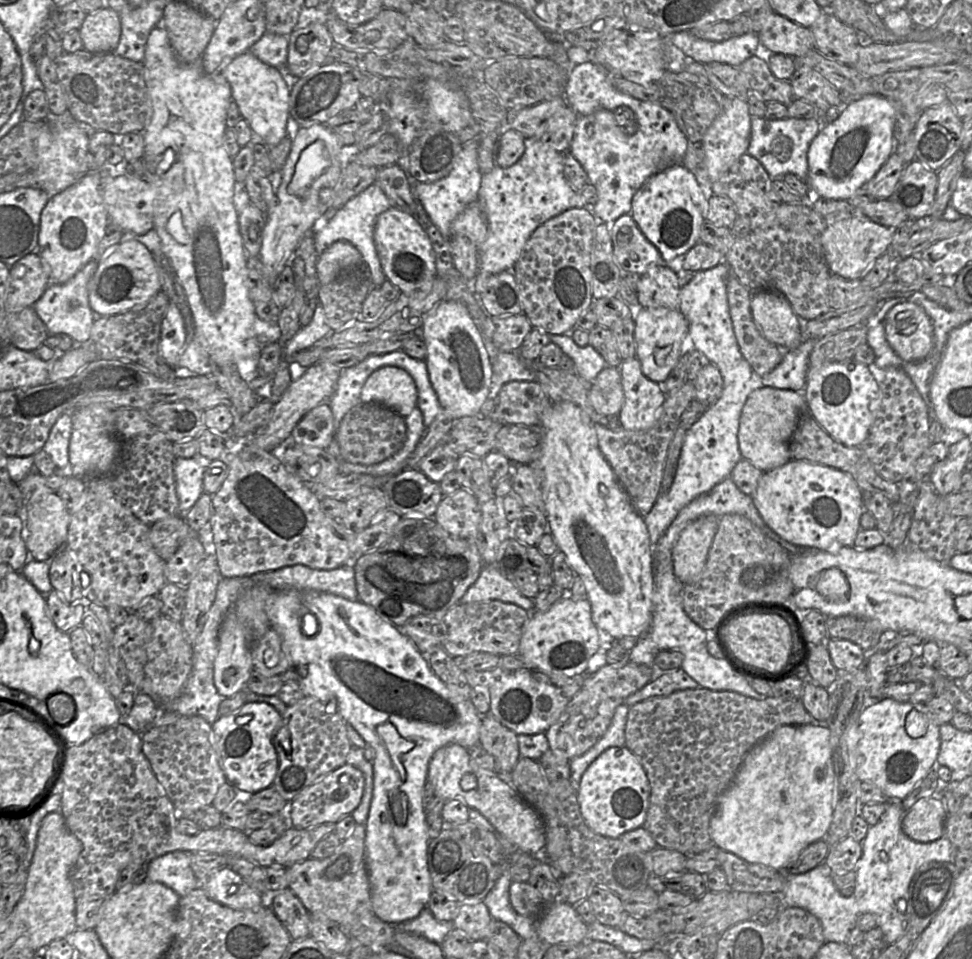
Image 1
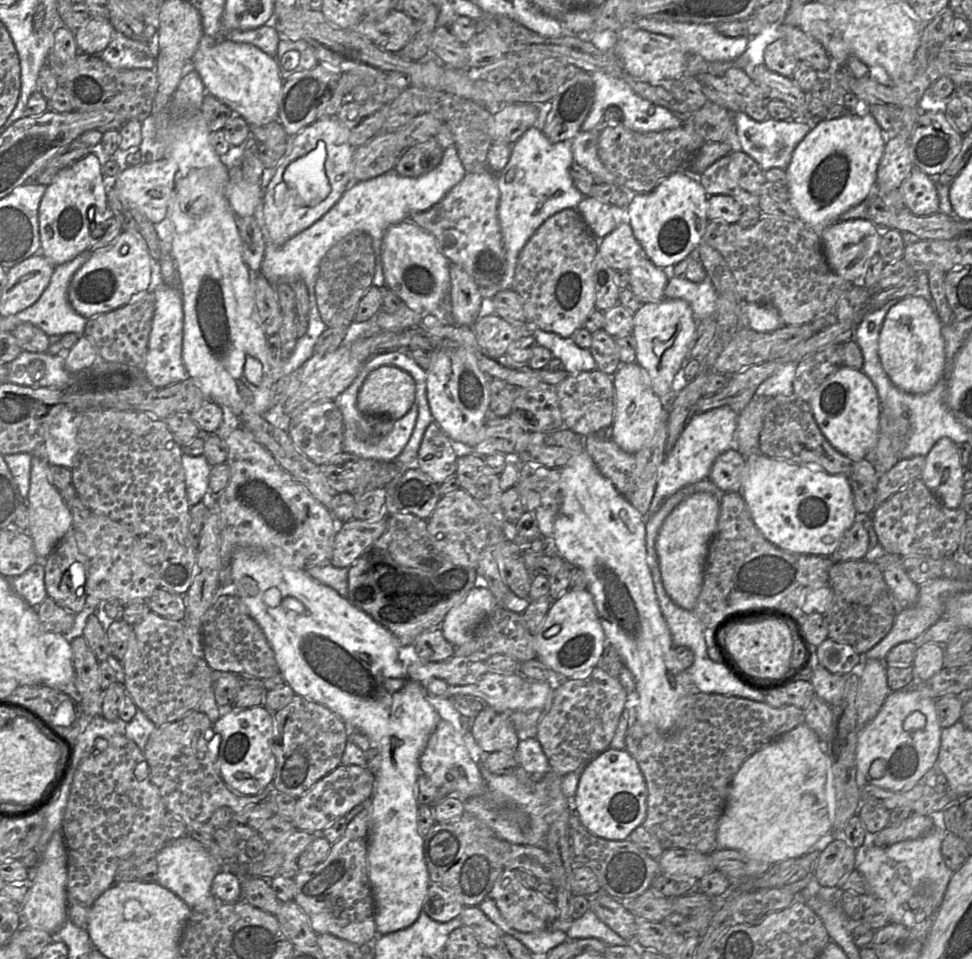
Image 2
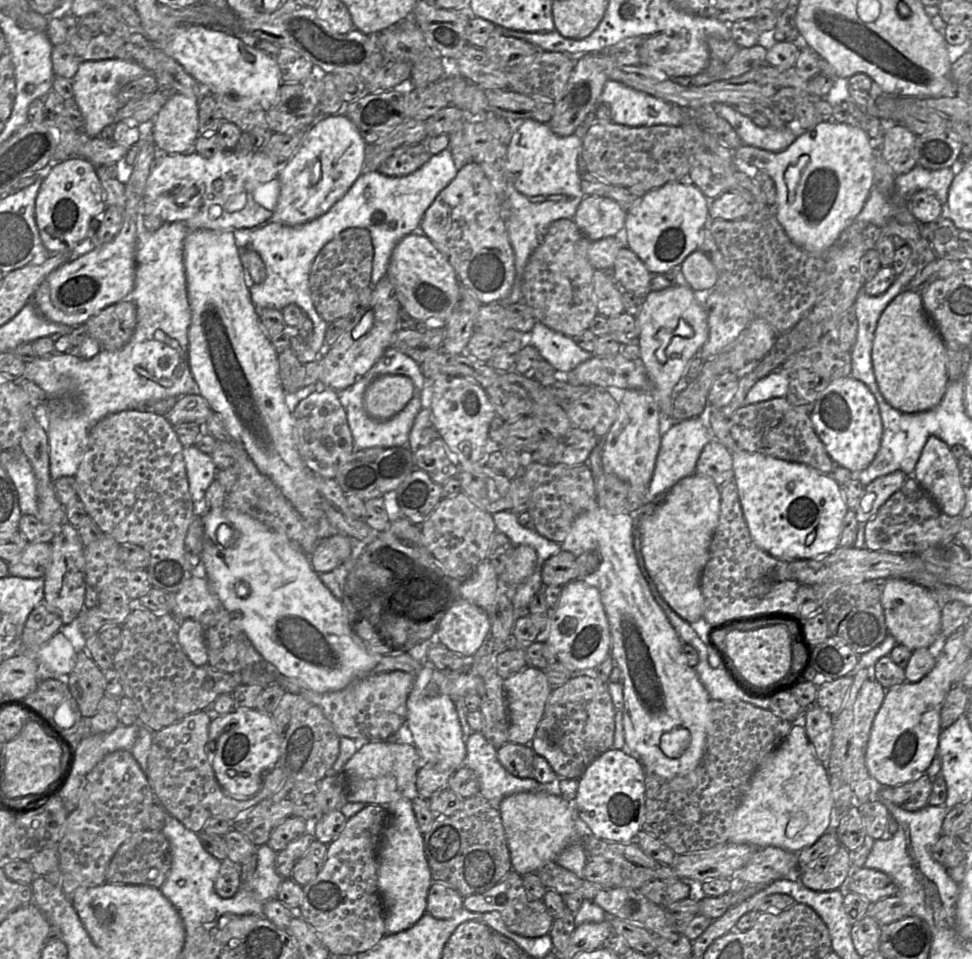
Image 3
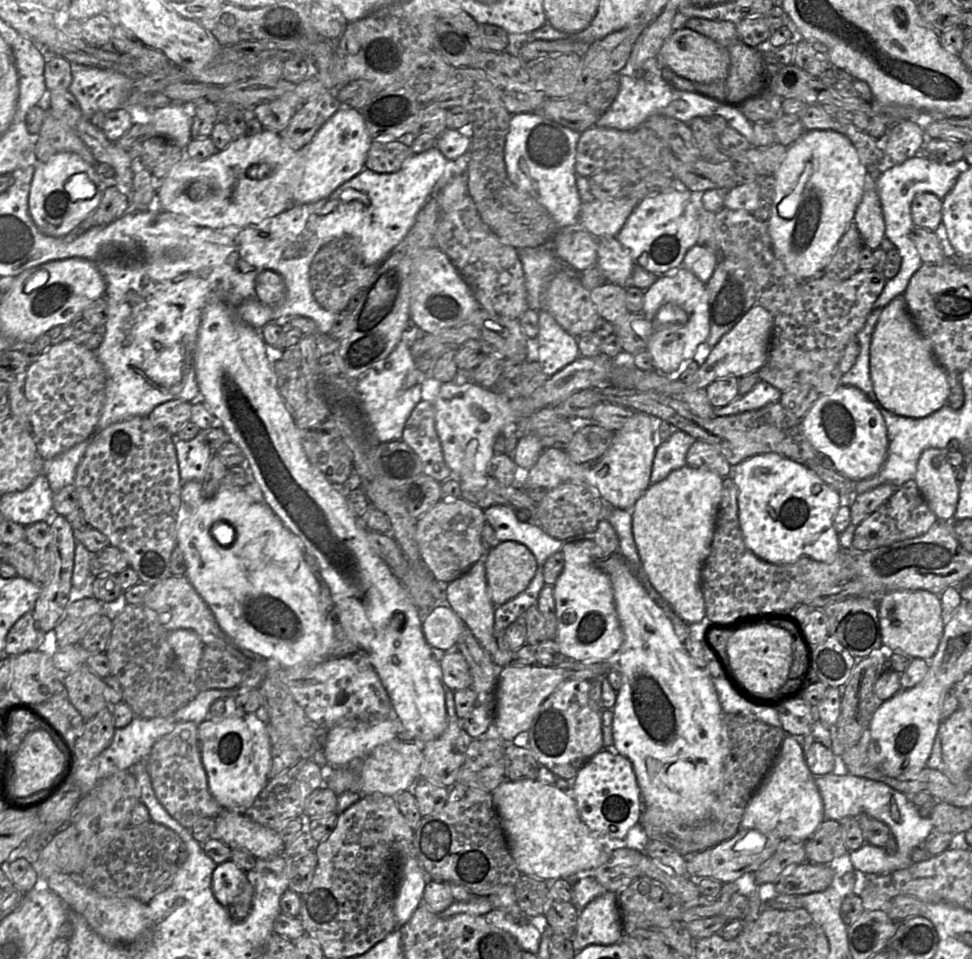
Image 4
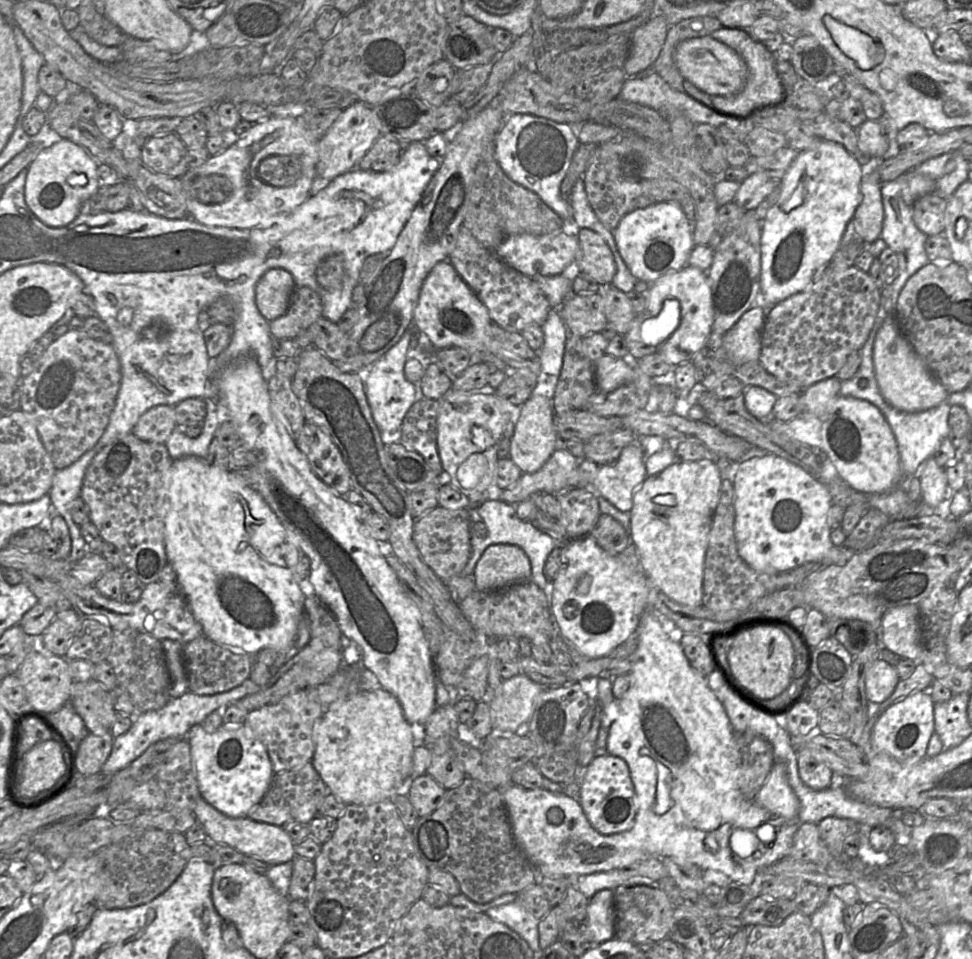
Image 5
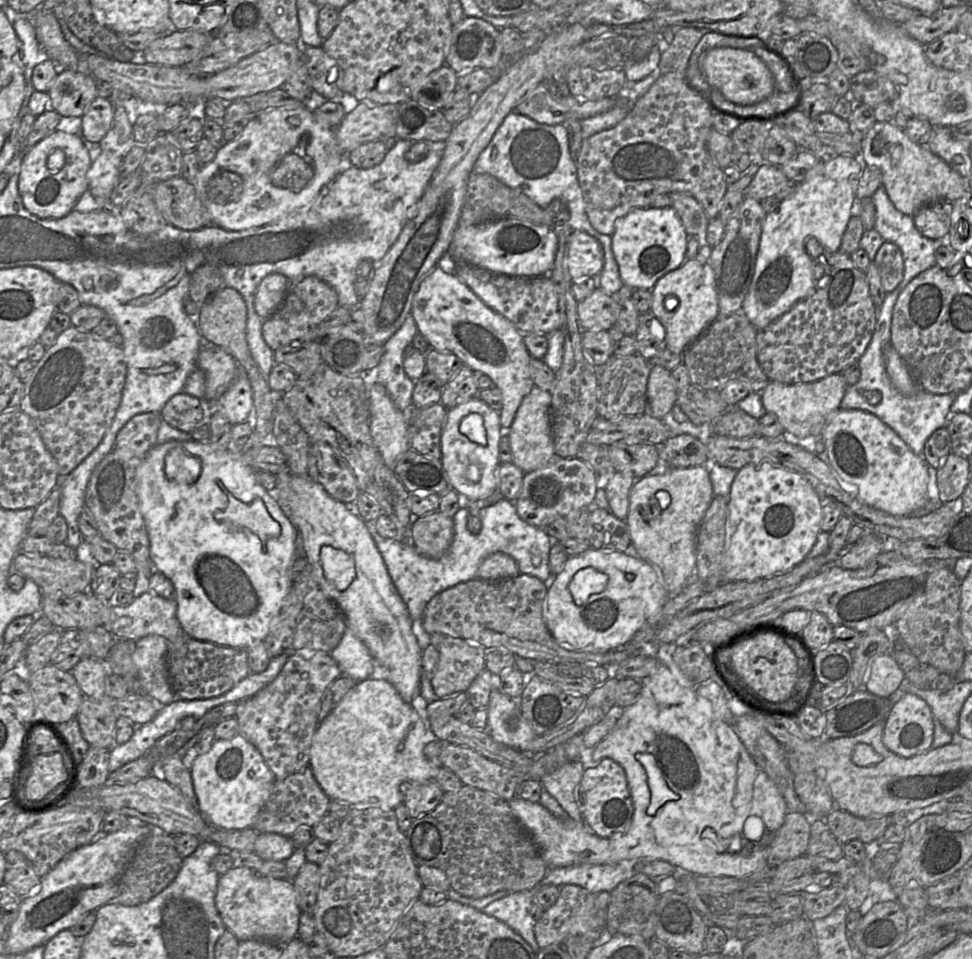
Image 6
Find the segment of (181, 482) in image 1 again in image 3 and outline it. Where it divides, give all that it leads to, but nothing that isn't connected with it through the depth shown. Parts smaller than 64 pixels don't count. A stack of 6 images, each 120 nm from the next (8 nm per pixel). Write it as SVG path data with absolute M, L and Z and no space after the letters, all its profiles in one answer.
M195 445L184 447L182 455L189 492L193 501L199 506L208 487L216 479L218 469L211 455L202 452Z

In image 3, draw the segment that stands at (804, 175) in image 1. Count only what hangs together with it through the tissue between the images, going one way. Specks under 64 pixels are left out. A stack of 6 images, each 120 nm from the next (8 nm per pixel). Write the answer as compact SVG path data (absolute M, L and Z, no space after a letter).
M714 103L713 109L719 117L731 124L744 145L754 146L771 152L781 152L788 148L799 136L799 132L788 126L765 128L755 125L749 116L745 116L725 103Z

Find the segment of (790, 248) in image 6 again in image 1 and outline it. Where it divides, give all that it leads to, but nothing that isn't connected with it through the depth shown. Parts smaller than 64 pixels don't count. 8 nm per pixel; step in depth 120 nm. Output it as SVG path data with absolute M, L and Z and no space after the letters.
M871 94L847 106L837 120L819 131L811 142L808 153L808 190L814 190L822 199L848 200L854 193L868 183L893 153L893 129L896 110L889 100Z

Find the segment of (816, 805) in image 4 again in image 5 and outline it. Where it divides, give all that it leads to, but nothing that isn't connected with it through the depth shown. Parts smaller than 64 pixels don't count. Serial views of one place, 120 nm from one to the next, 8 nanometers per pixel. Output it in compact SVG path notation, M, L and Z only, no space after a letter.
M776 761L771 772L758 791L755 801L774 816L793 818L798 816L799 800L789 785L785 763Z

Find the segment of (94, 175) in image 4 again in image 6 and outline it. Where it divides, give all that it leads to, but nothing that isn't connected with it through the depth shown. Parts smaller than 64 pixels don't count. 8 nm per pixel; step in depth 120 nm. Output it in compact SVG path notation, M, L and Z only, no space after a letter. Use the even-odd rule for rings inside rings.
M55 130L26 154L21 163L19 192L25 207L39 218L61 218L74 210L80 196L88 190L87 172L91 167L87 143L79 134ZM54 150L65 154L65 163L59 171L48 168L47 160Z

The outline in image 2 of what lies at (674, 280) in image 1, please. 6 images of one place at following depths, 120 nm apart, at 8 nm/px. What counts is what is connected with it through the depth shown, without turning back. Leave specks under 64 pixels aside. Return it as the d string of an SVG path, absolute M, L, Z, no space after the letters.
M644 254L632 260L628 273L629 288L642 304L665 298L669 277L664 269L656 267Z

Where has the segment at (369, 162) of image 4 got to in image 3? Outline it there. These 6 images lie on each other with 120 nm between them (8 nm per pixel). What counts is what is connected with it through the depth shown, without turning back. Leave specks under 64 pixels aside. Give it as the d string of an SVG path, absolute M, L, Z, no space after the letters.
M421 142L398 155L392 155L379 166L377 171L387 176L406 176L419 169L431 155Z

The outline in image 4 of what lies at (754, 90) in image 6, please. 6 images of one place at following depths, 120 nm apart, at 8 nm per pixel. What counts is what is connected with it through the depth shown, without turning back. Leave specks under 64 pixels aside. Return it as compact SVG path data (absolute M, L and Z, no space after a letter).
M688 28L674 30L662 45L658 60L660 66L667 67L675 74L694 83L712 83L727 78L730 55L727 48L712 39Z

